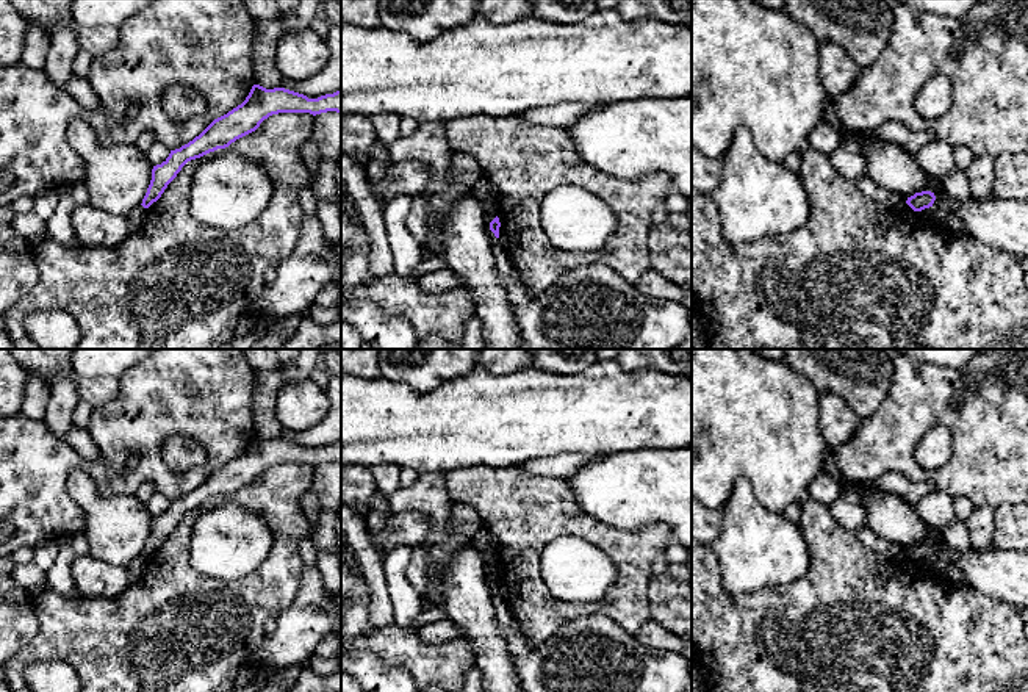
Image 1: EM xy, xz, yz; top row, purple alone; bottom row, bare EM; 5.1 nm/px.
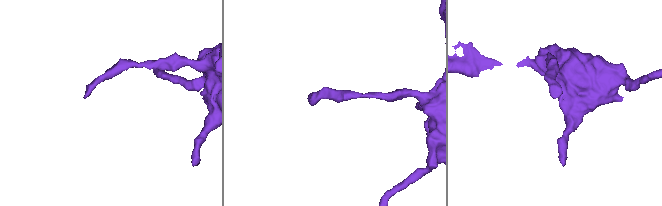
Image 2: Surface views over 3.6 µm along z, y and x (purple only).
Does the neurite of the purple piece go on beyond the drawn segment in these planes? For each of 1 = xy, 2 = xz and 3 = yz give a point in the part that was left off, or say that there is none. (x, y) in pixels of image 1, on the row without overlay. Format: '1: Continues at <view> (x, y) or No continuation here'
1: No continuation here
2: No continuation here
3: No continuation here

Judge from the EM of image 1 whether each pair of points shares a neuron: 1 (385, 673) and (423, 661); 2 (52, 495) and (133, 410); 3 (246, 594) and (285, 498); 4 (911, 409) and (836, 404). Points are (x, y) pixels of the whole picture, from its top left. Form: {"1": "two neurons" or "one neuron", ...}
{"1": "two neurons", "2": "one neuron", "3": "one neuron", "4": "two neurons"}

